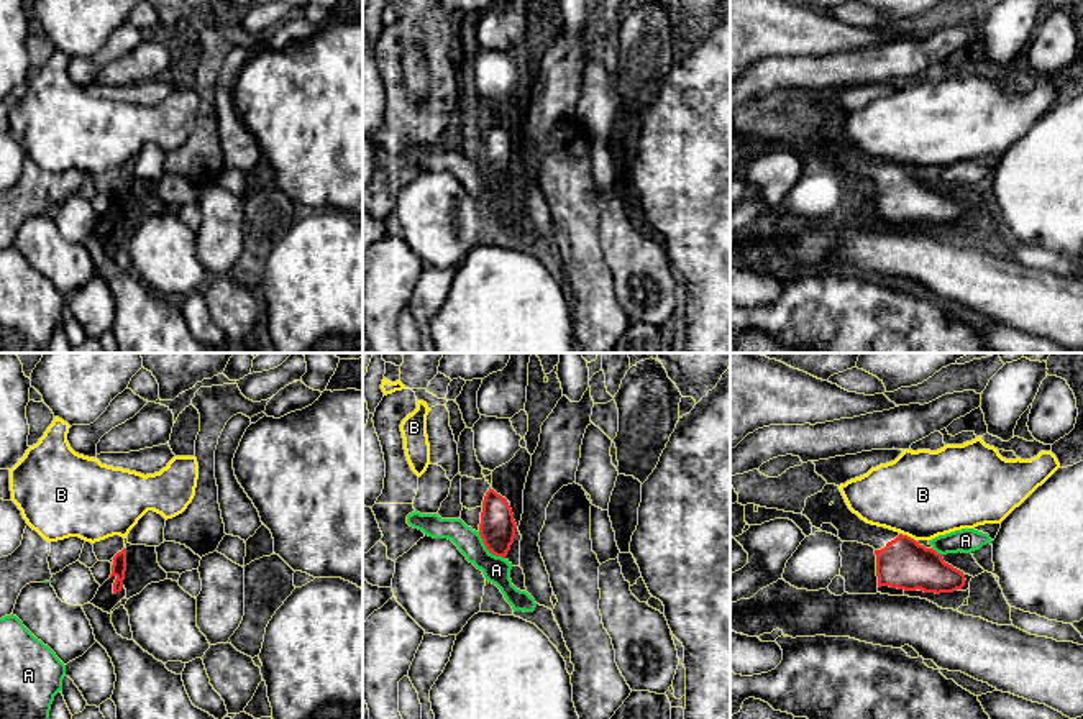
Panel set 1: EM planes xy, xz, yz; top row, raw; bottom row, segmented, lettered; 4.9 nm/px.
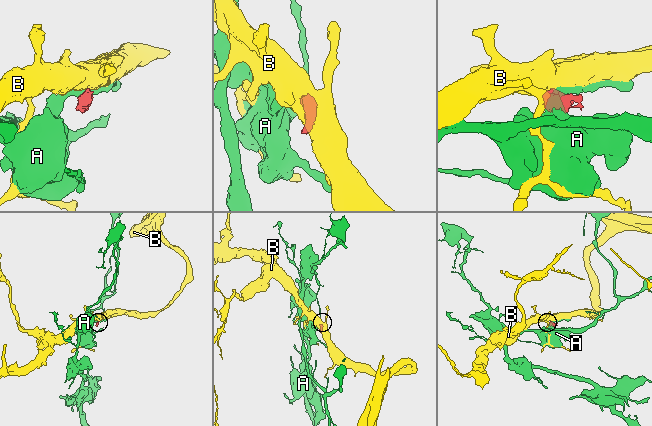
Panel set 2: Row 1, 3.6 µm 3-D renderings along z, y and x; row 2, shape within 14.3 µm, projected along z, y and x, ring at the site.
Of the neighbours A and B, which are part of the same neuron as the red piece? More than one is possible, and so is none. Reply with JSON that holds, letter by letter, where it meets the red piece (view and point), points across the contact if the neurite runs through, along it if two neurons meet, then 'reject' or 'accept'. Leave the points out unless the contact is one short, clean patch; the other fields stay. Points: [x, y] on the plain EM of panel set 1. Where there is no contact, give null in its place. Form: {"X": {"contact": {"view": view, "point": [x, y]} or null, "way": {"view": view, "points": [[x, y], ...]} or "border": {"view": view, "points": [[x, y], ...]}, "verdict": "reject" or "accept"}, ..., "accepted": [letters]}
{"A": {"contact": {"view": "xz", "point": [488, 181]}, "border": {"view": "xz", "points": [[478, 164], [483, 176], [493, 186], [504, 191]]}, "verdict": "reject"}, "B": {"contact": {"view": "yz", "point": [906, 168]}, "border": {"view": "yz", "points": [[900, 164], [914, 173]]}, "verdict": "reject"}, "accepted": []}

